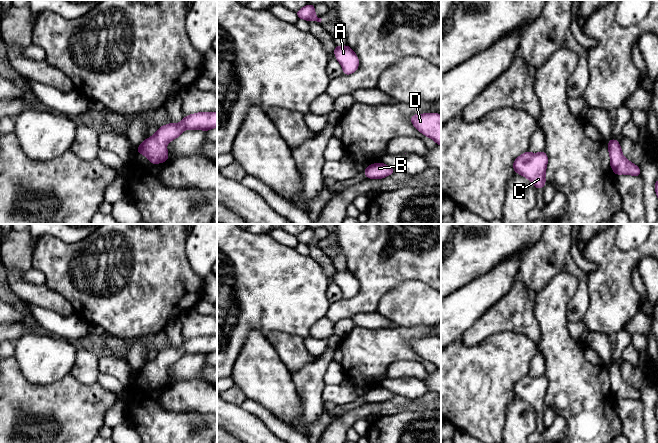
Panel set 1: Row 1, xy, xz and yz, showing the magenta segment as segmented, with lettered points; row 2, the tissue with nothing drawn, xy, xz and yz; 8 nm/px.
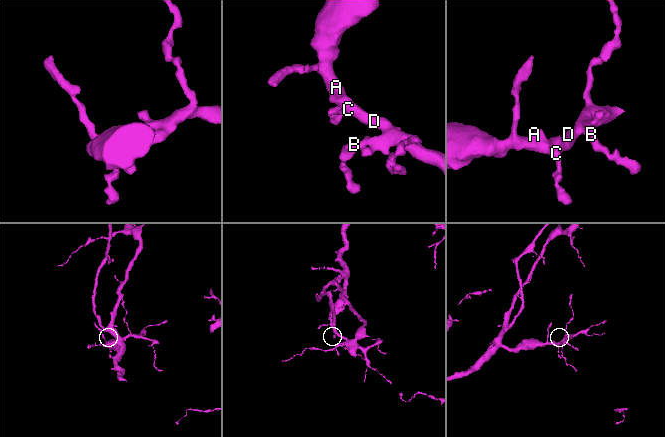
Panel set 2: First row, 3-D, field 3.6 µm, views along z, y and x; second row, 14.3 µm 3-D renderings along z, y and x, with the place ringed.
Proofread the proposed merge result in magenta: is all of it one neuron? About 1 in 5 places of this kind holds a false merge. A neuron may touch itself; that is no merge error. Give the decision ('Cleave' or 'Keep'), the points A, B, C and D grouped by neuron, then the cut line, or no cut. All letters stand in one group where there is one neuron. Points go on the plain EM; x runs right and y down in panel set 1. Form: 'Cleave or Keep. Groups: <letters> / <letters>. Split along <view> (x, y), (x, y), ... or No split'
Keep. Groups: A B C D. No split

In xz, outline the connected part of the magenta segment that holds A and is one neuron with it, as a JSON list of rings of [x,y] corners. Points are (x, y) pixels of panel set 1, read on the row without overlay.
[[[335,270],[335,282],[343,292],[343,298],[353,298],[359,291],[359,283],[356,277],[348,270]]]

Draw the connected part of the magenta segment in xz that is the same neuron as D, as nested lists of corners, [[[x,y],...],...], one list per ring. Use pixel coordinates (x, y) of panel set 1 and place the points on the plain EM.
[[[438,337],[415,338],[411,340],[413,350],[423,359],[441,369],[441,339]]]

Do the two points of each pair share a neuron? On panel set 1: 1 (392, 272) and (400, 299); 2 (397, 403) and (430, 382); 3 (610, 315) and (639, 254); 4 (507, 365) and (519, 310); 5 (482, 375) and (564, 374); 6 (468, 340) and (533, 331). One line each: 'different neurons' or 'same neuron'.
1: different neurons
2: different neurons
3: same neuron
4: different neurons
5: different neurons
6: same neuron

